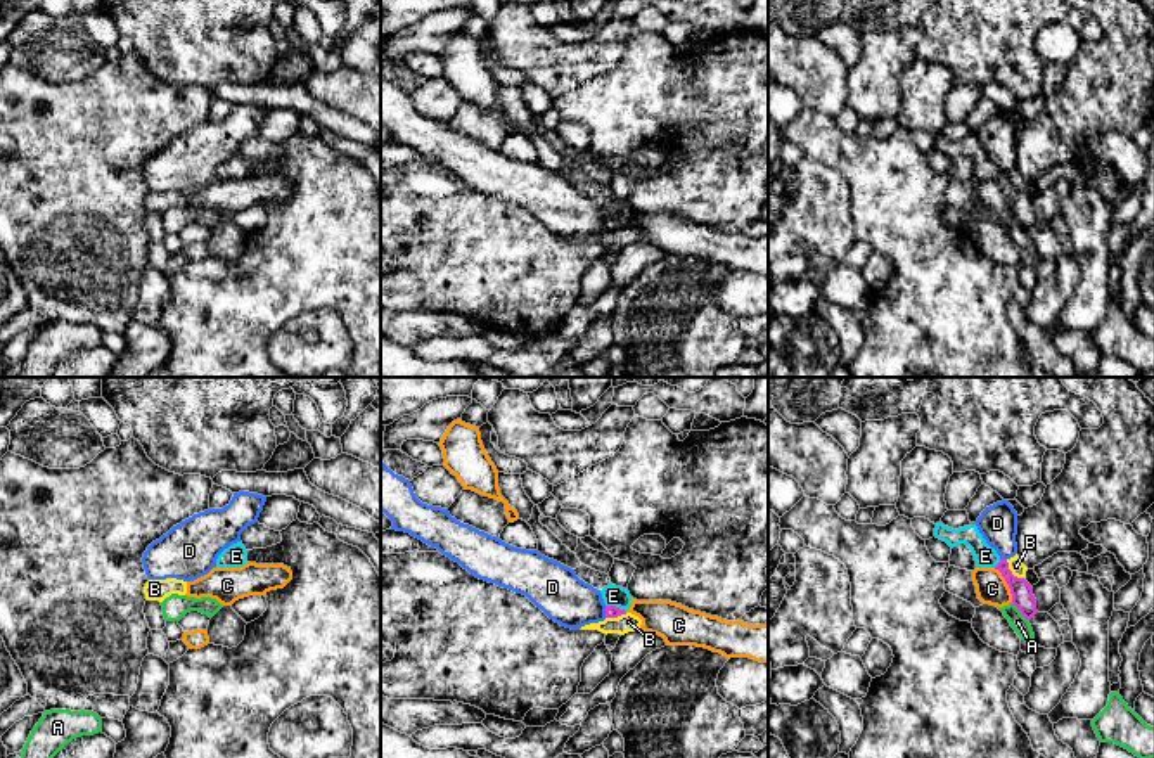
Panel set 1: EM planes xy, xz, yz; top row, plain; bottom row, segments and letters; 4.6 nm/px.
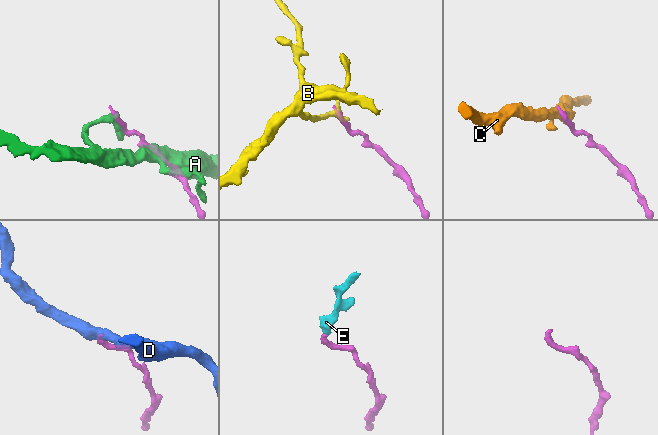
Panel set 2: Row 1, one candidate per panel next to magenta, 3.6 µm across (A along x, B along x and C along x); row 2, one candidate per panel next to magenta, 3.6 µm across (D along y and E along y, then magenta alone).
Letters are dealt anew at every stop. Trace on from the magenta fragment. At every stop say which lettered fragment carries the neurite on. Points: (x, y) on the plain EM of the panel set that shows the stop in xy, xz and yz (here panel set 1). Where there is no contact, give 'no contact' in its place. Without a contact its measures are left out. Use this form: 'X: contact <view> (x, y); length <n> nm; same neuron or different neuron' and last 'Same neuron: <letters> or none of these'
A: contact yz (1019, 222); length 120 nm; different neuron
B: contact yz (1011, 186); length 120 nm; different neuron
C: contact yz (1007, 196); length 190 nm; different neuron
D: contact xz (606, 224); length 60 nm; different neuron
E: contact xz (615, 218); length 100 nm; same neuron
Same neuron: E

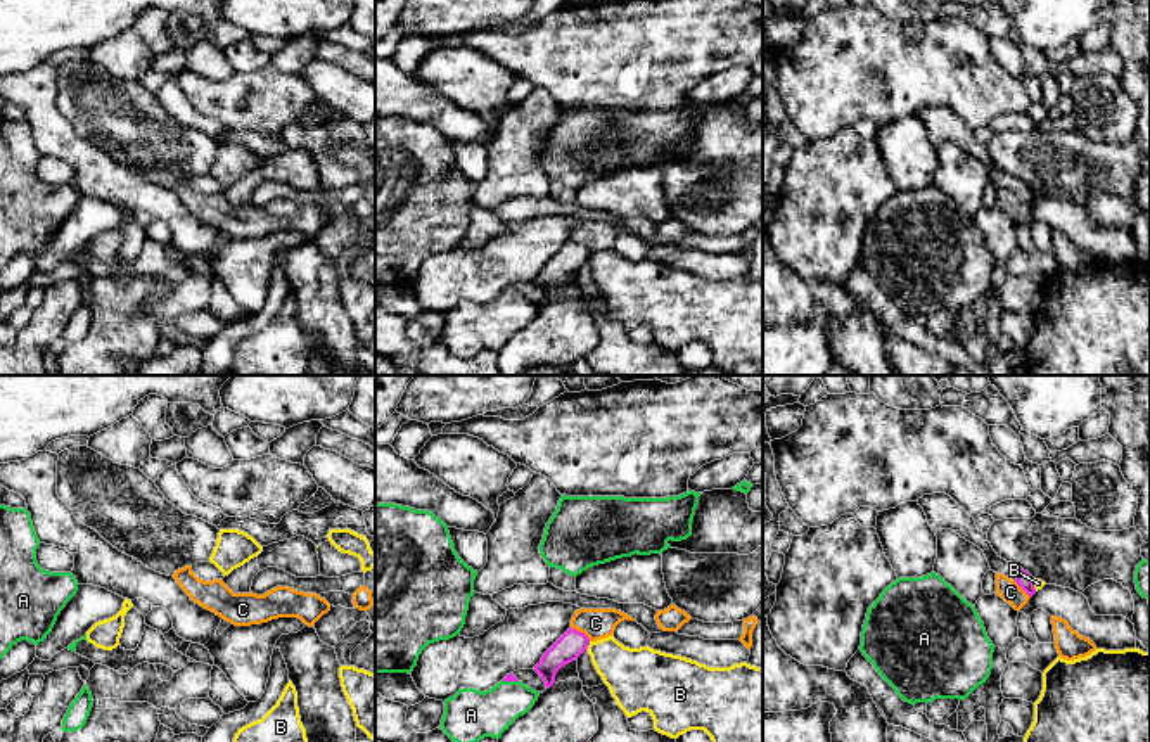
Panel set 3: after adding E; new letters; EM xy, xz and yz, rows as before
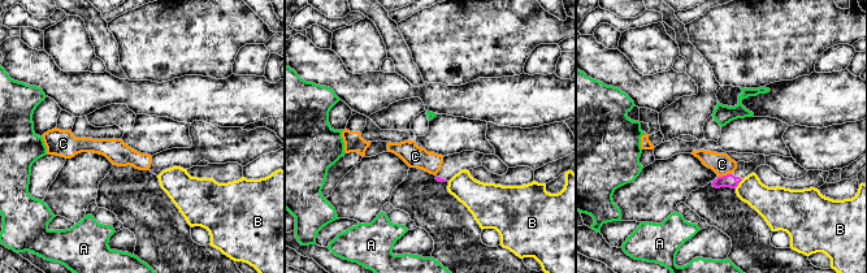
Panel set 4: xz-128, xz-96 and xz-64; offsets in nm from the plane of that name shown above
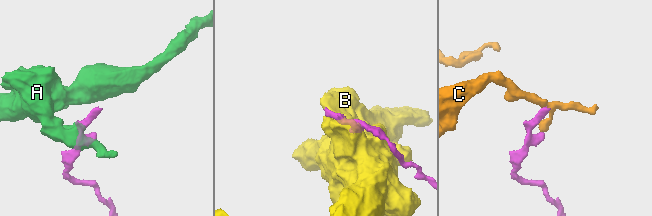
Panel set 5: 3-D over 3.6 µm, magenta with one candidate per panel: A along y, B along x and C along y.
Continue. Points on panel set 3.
A: contact xz (511, 293); length 80 nm; different neuron
B: contact xz (588, 256); length 50 nm; different neuron
C: contact xz (580, 244); length 120 nm; different neuron
Same neuron: none of these

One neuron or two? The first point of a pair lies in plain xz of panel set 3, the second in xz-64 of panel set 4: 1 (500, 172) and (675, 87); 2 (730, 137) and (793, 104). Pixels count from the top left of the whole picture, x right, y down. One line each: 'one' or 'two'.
1: two
2: one

